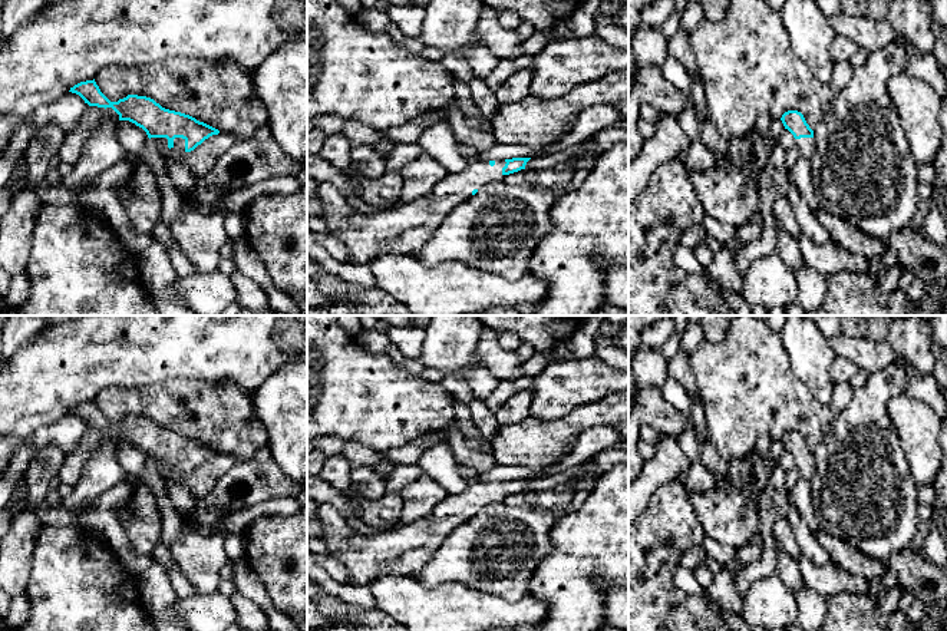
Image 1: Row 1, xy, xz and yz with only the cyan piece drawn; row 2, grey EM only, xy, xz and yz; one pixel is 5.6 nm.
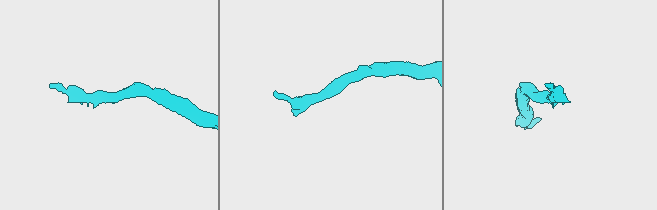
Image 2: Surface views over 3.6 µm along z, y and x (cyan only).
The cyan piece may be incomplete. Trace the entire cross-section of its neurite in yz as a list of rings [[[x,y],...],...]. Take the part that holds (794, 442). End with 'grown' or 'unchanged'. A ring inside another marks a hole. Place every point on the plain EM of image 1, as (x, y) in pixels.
[[[788,432],[781,442],[785,450],[793,456],[799,478],[811,480],[815,470],[814,452],[806,445],[804,436],[798,432]]]; grown

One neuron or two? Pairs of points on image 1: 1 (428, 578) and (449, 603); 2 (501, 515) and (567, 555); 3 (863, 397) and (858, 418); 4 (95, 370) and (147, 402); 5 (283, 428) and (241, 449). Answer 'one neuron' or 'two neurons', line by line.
1: two neurons
2: two neurons
3: one neuron
4: two neurons
5: two neurons

